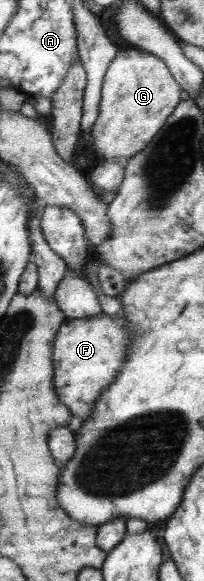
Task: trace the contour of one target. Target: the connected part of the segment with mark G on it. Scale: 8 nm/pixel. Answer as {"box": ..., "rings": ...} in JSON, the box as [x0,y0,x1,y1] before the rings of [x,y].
{"box":[90,47,179,162],"rings":[[[131,47],[117,51],[103,76],[98,116],[90,131],[90,152],[99,160],[124,162],[143,151],[179,102],[179,87],[157,56]]]}

